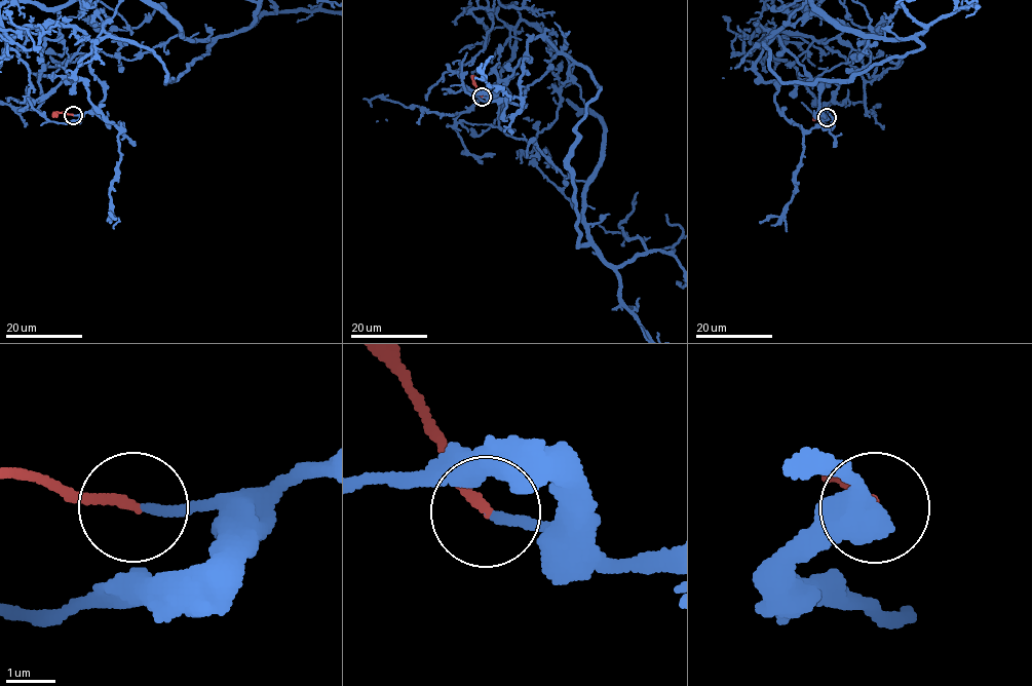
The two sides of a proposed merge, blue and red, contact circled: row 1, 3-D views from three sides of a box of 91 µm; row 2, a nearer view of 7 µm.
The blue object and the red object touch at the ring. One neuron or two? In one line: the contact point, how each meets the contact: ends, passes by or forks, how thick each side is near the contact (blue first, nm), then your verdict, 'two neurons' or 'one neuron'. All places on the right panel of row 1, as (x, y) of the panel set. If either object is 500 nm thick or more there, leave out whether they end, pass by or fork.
place (827, 117); blue ends; red ends; calibres 170 and 190 nm; one neuron

